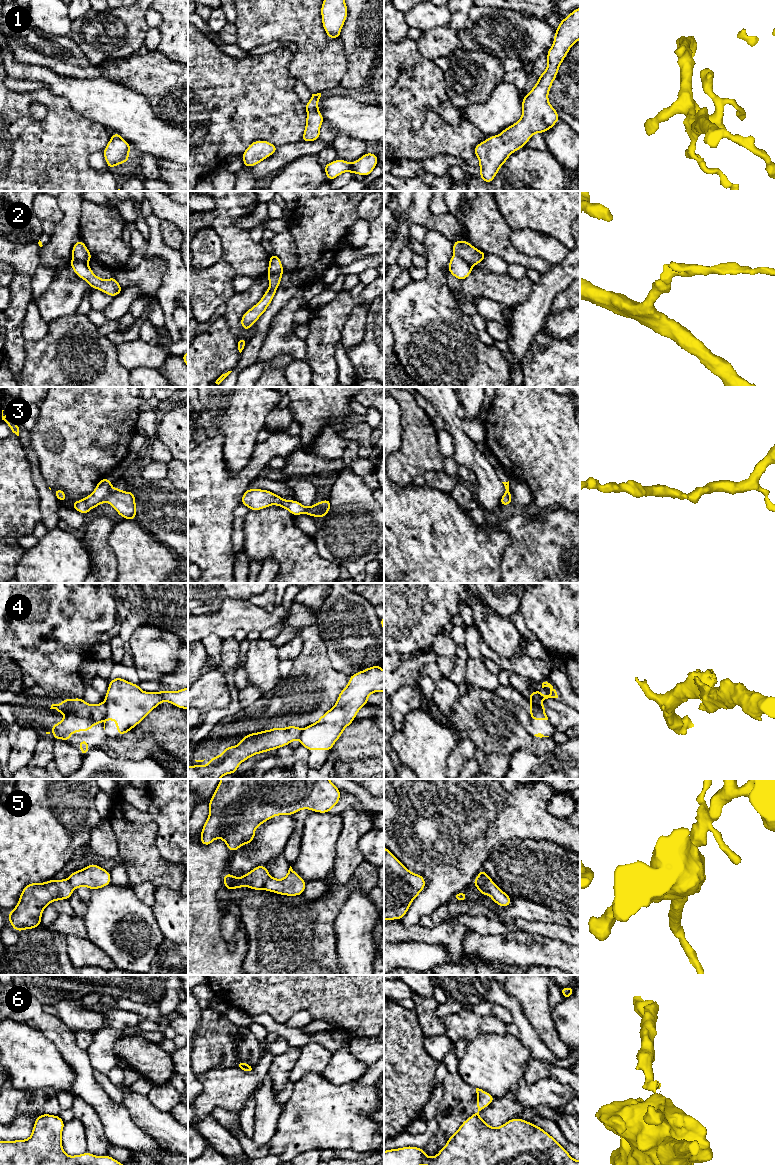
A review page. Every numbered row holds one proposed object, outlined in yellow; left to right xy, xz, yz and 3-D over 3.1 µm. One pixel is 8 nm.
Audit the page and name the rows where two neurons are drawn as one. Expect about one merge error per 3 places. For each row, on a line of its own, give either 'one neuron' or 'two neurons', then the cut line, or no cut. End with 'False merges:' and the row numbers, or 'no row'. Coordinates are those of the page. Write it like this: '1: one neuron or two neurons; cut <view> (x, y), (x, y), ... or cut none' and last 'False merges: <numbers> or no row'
1: one neuron; cut none
2: two neurons; cut yz (454, 254), (461, 257), (471, 267)
3: one neuron; cut none
4: two neurons; cut xy (105, 702), (106, 715), (103, 719)
5: one neuron; cut none
6: two neurons; cut yz (474, 1114), (478, 1115)
False merges: 2, 4, 6

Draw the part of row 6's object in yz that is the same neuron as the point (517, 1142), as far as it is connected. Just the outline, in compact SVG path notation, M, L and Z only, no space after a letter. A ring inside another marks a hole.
M473 1114L436 1156L428 1157L424 1148L406 1146L384 1151L384 1165L580 1165L580 1160L574 1160L550 1134L531 1122L513 1118L500 1127L491 1127Z

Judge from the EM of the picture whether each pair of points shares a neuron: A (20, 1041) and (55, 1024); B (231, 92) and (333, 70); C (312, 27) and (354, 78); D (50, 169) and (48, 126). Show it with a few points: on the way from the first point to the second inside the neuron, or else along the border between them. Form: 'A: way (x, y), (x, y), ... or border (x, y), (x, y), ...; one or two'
A: border (36, 1027), (57, 1048); two
B: border (294, 54), (289, 65), (289, 73), (297, 80); two
C: border (343, 46), (346, 72), (338, 84); two
D: way (48, 158), (48, 137); one

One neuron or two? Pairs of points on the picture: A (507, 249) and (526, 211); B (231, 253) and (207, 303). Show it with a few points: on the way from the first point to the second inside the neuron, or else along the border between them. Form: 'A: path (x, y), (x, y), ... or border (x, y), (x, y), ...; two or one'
A: border (498, 210), (512, 229); two
B: border (221, 259), (226, 261), (236, 273); two

